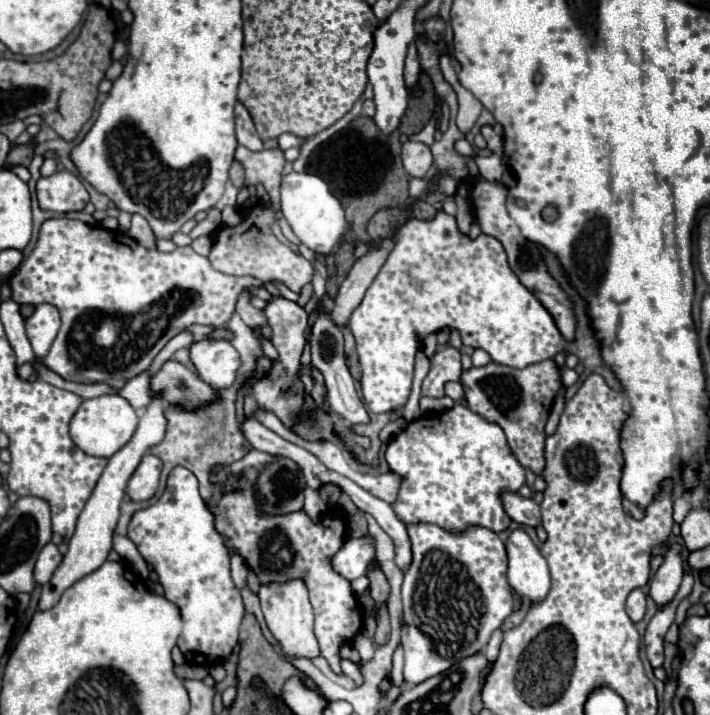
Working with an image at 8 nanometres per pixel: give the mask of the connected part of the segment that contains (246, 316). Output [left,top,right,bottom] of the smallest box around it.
[237,308,269,338]

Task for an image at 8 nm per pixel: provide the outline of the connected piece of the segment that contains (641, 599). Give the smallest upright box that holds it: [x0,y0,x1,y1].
[627,590,645,622]

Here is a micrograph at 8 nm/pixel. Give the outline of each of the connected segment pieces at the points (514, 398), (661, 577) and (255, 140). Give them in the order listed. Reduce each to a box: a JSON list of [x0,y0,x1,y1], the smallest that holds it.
[[461,358,561,476],[649,546,683,610],[235,102,263,150]]

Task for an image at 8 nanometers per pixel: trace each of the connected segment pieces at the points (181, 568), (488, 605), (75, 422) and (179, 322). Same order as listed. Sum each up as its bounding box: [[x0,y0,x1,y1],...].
[[129,468,245,666],[401,524,513,684],[69,394,137,458],[7,218,263,388]]

